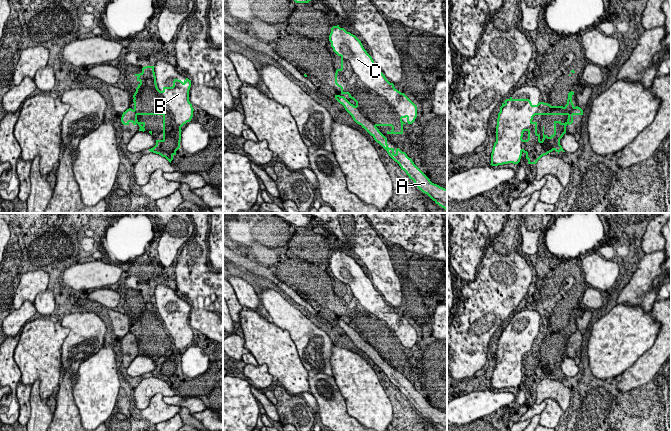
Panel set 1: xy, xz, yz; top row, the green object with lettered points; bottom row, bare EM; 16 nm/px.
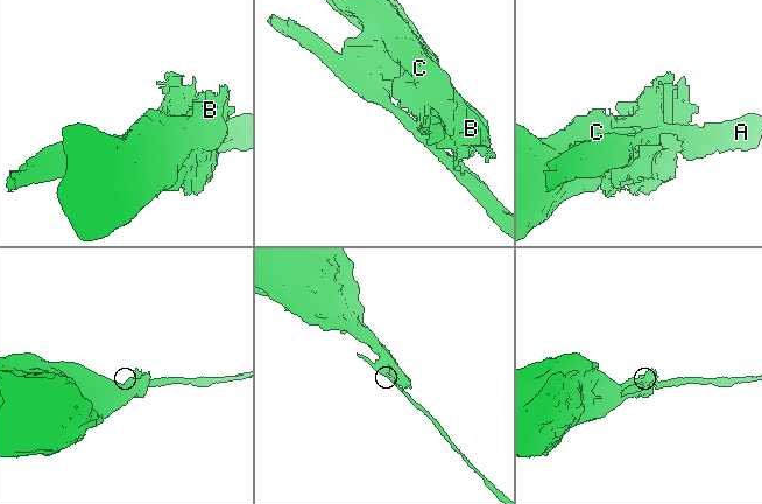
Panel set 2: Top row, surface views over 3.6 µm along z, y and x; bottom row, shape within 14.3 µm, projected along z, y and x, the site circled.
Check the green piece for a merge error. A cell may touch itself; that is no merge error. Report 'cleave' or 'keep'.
cleave

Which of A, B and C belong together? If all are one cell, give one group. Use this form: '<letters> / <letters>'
A / B C

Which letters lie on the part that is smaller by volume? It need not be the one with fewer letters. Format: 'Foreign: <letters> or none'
Foreign: A

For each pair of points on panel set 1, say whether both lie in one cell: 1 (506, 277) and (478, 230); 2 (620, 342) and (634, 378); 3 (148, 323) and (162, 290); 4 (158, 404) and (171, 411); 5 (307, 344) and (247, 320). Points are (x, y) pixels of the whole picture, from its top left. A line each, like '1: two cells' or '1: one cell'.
1: two cells
2: two cells
3: one cell
4: one cell
5: two cells

